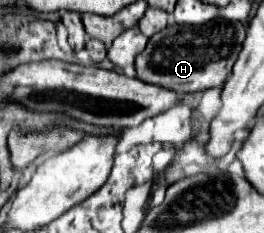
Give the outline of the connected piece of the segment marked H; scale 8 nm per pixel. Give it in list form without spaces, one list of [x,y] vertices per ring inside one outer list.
[[[216,18],[204,26],[170,24],[148,40],[144,52],[136,56],[136,72],[142,82],[156,84],[178,94],[222,86],[232,72],[232,64],[244,44],[246,26],[242,22]]]

